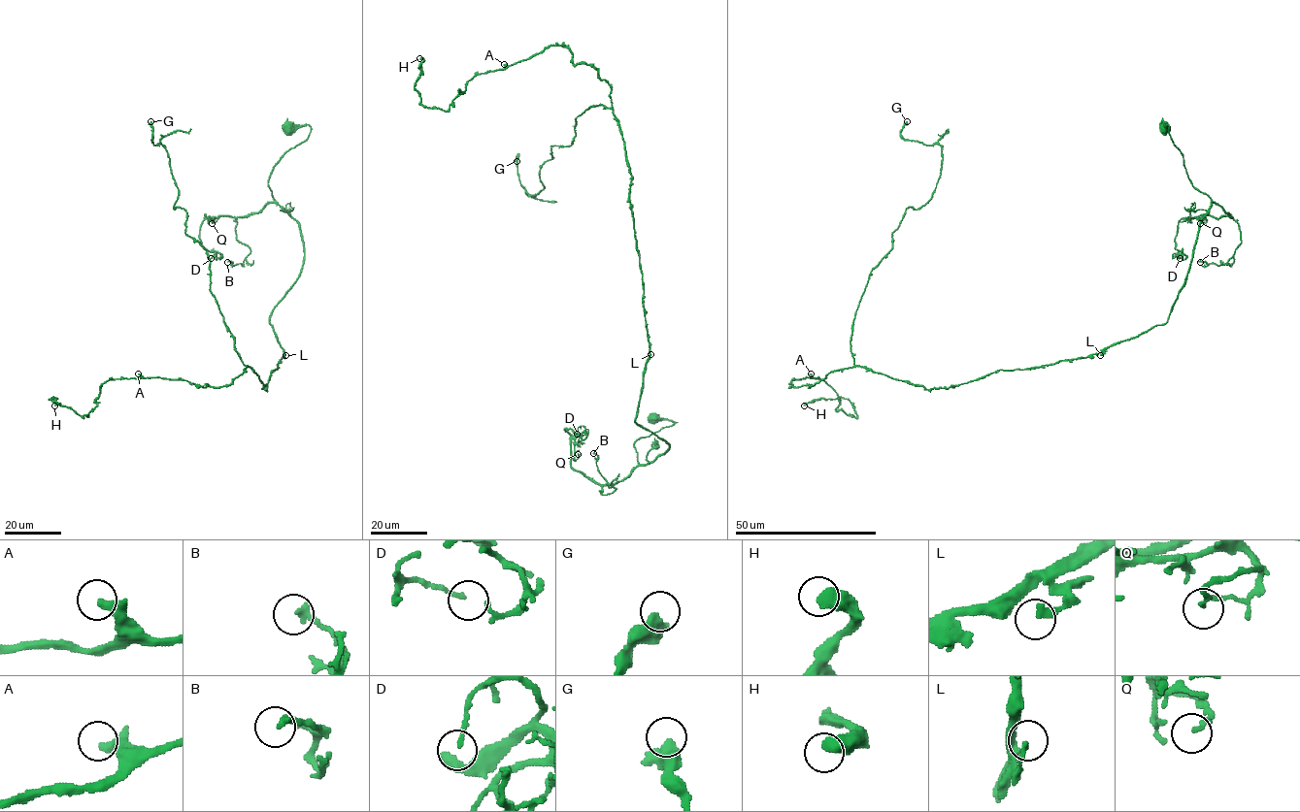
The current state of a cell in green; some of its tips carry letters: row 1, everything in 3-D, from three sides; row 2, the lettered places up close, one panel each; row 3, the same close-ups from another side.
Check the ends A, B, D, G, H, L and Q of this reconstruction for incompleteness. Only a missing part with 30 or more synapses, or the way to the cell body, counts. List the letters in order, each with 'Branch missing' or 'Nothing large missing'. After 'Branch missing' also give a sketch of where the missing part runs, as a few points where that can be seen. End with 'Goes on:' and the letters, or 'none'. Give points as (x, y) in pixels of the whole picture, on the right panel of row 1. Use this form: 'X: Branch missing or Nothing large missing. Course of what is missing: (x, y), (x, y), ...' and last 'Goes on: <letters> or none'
A: Nothing large missing
B: Nothing large missing
D: Nothing large missing
G: Nothing large missing
H: Nothing large missing
L: Nothing large missing
Q: Nothing large missing
Goes on: none

